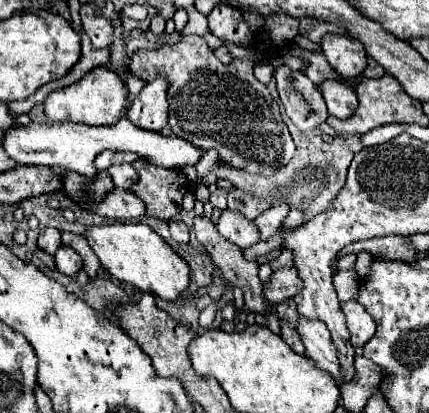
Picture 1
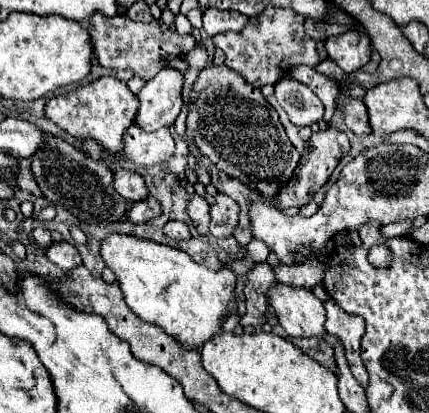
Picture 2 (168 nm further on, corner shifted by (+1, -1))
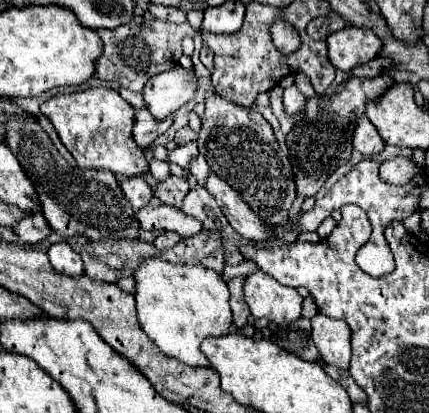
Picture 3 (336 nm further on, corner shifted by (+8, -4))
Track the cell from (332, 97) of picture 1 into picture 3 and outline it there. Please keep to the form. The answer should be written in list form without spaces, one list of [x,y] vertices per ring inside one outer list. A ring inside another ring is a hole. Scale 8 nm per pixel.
[[[362,115],[356,123],[356,129],[354,129],[354,149],[358,149],[362,155],[378,155],[384,147],[384,141],[380,139],[380,135],[376,133],[374,125],[368,121],[366,115]]]

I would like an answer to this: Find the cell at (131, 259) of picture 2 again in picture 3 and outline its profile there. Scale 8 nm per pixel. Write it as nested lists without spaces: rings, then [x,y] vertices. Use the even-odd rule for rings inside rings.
[[[146,257],[142,263],[134,269],[132,273],[136,281],[136,311],[138,311],[138,321],[144,333],[166,353],[168,357],[174,357],[186,365],[200,365],[208,367],[208,359],[200,351],[200,343],[208,335],[226,335],[230,325],[232,325],[232,311],[230,311],[230,291],[226,281],[222,279],[220,273],[208,269],[208,267],[194,267],[194,265],[174,265],[166,259],[160,257]]]

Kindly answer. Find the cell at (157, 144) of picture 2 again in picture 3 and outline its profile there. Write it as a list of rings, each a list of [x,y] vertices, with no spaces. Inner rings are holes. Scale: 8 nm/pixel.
[[[138,109],[136,111],[136,121],[132,127],[132,139],[136,141],[138,147],[150,147],[162,133],[168,131],[172,125],[174,117],[166,117],[164,121],[156,121],[154,117],[148,115],[148,109]]]

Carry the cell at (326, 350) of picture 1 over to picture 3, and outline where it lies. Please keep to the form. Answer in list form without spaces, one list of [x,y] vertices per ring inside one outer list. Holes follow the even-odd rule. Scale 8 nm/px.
[[[264,271],[246,277],[246,303],[256,319],[270,319],[276,325],[286,325],[302,317],[302,295],[294,287],[284,287]]]

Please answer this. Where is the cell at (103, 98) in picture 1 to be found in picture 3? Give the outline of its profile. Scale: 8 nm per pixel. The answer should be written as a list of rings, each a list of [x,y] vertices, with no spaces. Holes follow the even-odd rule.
[[[96,87],[68,95],[56,95],[42,103],[40,111],[54,125],[60,141],[72,153],[82,169],[106,169],[116,175],[118,181],[134,175],[142,175],[148,167],[144,151],[132,141],[134,109],[126,103],[118,91]]]

